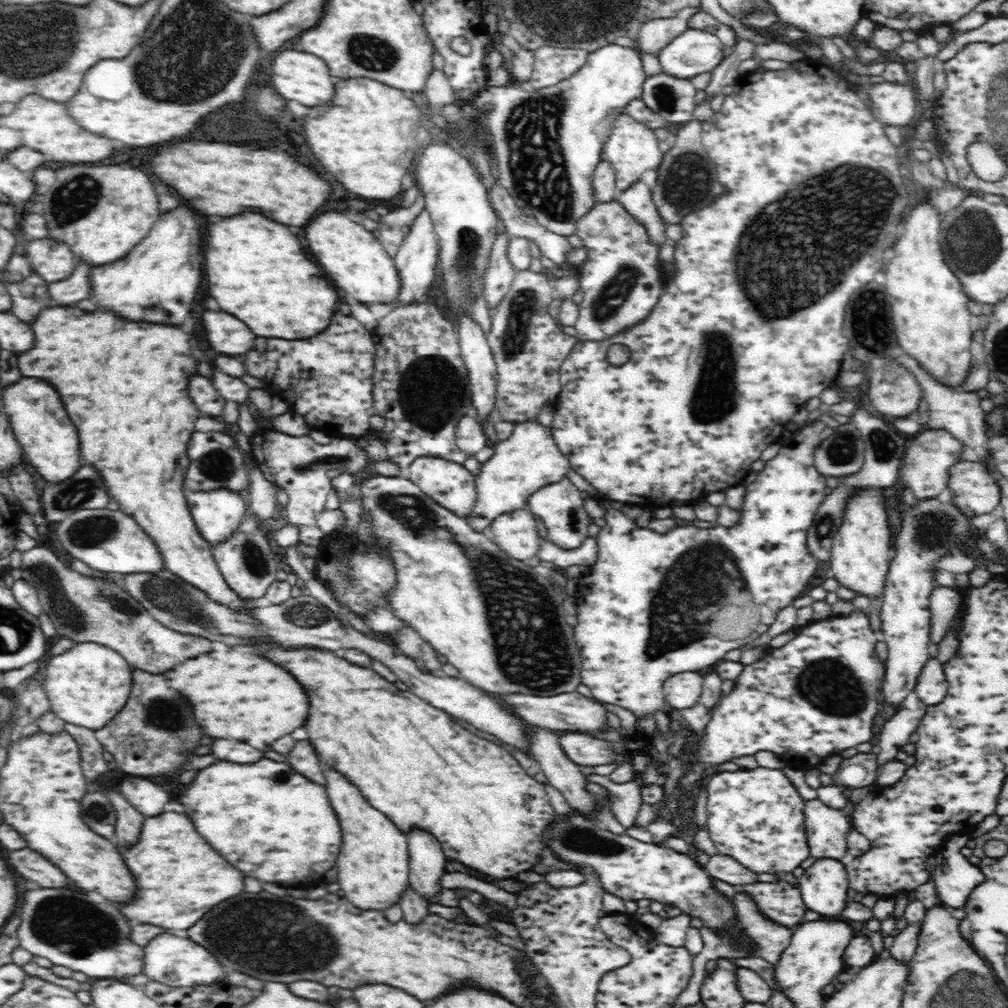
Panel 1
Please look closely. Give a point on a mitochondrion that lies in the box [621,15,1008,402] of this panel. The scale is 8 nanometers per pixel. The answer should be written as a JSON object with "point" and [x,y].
{"point":[787,258]}

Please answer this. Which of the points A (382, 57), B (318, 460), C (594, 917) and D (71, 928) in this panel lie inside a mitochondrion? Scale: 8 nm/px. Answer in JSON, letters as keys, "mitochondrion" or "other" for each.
{"A":"mitochondrion","B":"mitochondrion","C":"other","D":"mitochondrion"}

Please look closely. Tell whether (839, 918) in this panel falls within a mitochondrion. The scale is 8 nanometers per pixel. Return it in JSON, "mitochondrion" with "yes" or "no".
{"mitochondrion":"no"}

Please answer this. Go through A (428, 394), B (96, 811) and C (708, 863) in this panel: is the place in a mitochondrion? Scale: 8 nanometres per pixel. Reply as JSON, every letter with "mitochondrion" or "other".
{"A":"mitochondrion","B":"mitochondrion","C":"other"}

